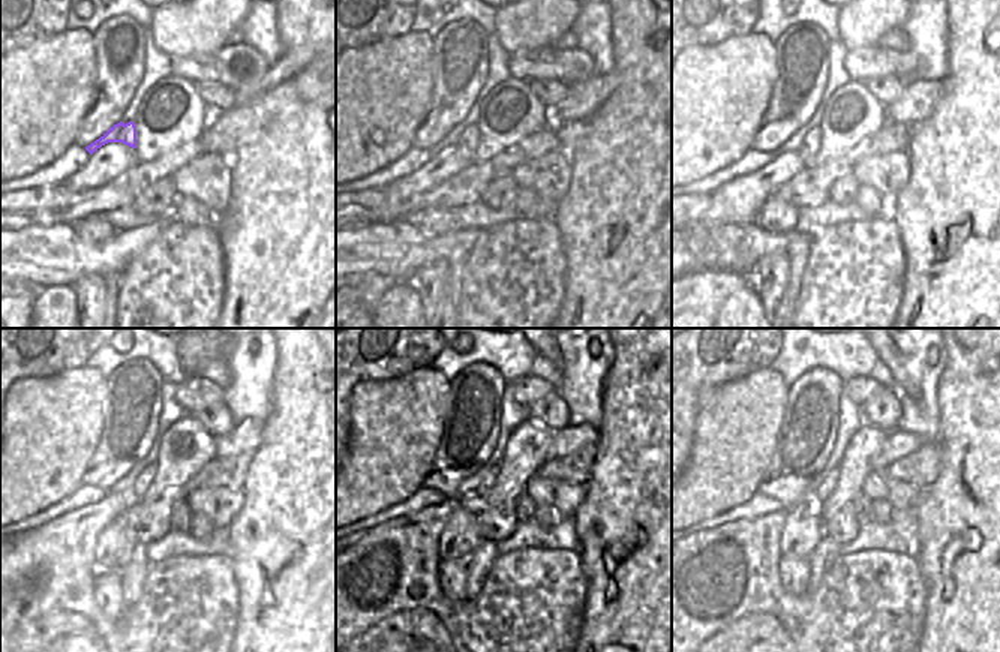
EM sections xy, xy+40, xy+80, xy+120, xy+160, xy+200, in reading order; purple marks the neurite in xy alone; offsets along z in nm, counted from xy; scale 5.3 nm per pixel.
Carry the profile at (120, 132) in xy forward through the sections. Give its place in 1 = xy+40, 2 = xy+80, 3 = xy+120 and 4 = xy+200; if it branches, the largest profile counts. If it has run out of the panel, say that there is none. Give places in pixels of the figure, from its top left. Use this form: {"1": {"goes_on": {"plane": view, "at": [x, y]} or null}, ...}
{"1": {"goes_on": {"plane": "xy+40", "at": [467, 131]}}, "2": {"goes_on": {"plane": "xy+80", "at": [810, 146]}}, "3": {"goes_on": {"plane": "xy+120", "at": [146, 475]}}, "4": {"goes_on": {"plane": "xy+200", "at": [823, 490]}}}

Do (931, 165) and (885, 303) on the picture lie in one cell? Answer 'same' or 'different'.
different

